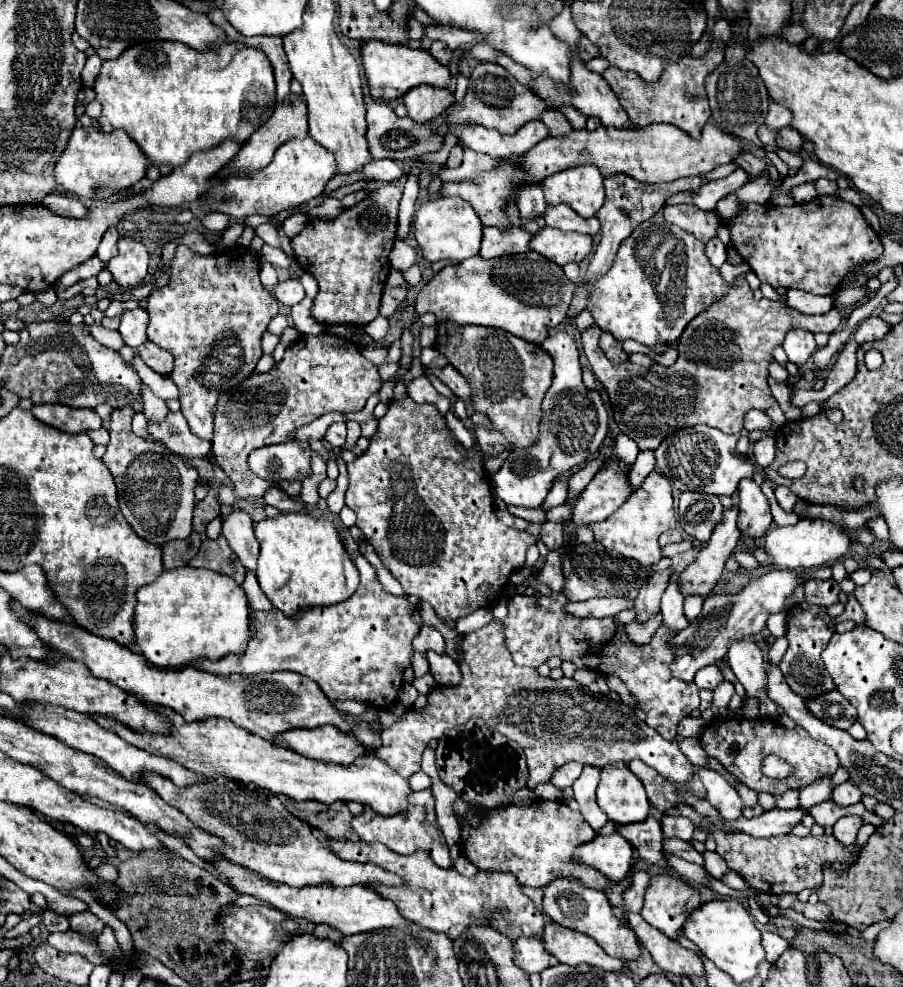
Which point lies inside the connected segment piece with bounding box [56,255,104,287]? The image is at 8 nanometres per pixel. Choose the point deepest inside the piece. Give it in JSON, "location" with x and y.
{"location":[91,268]}

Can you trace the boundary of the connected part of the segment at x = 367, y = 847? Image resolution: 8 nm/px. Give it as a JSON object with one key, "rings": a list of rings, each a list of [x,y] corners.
{"rings":[[[328,839],[324,841],[324,845],[344,861],[372,863],[390,873],[396,873],[402,879],[400,887],[386,887],[374,883],[370,885],[370,889],[376,891],[380,897],[392,901],[404,919],[420,927],[426,927],[430,931],[446,933],[450,939],[456,939],[458,933],[462,933],[462,929],[470,927],[472,923],[500,929],[510,939],[520,935],[542,937],[544,925],[550,923],[550,919],[534,907],[532,899],[522,893],[522,887],[518,885],[516,877],[510,873],[478,871],[474,877],[464,877],[454,867],[442,869],[434,865],[434,861],[430,861],[430,857],[426,857],[426,853],[422,851],[402,857],[398,853],[390,853],[390,849],[378,843]]]}

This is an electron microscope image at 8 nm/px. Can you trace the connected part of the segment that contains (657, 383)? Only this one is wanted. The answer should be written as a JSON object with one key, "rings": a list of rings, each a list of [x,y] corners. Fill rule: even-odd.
{"rings":[[[740,275],[730,285],[728,293],[686,325],[678,339],[678,361],[672,367],[626,363],[614,369],[614,365],[602,357],[602,349],[598,349],[602,331],[596,325],[582,333],[582,343],[592,373],[610,397],[620,433],[634,439],[640,451],[656,451],[662,439],[674,429],[698,423],[716,427],[722,433],[740,433],[744,427],[740,421],[750,409],[762,409],[776,426],[784,425],[786,419],[777,401],[766,397],[766,389],[770,389],[766,383],[768,365],[774,347],[784,341],[786,331],[794,325],[812,333],[830,335],[840,327],[842,319],[838,309],[830,309],[822,315],[802,315],[776,301],[756,301],[744,275]]]}

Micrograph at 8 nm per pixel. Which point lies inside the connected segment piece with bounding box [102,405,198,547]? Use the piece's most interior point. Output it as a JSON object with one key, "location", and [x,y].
{"location":[155,487]}

